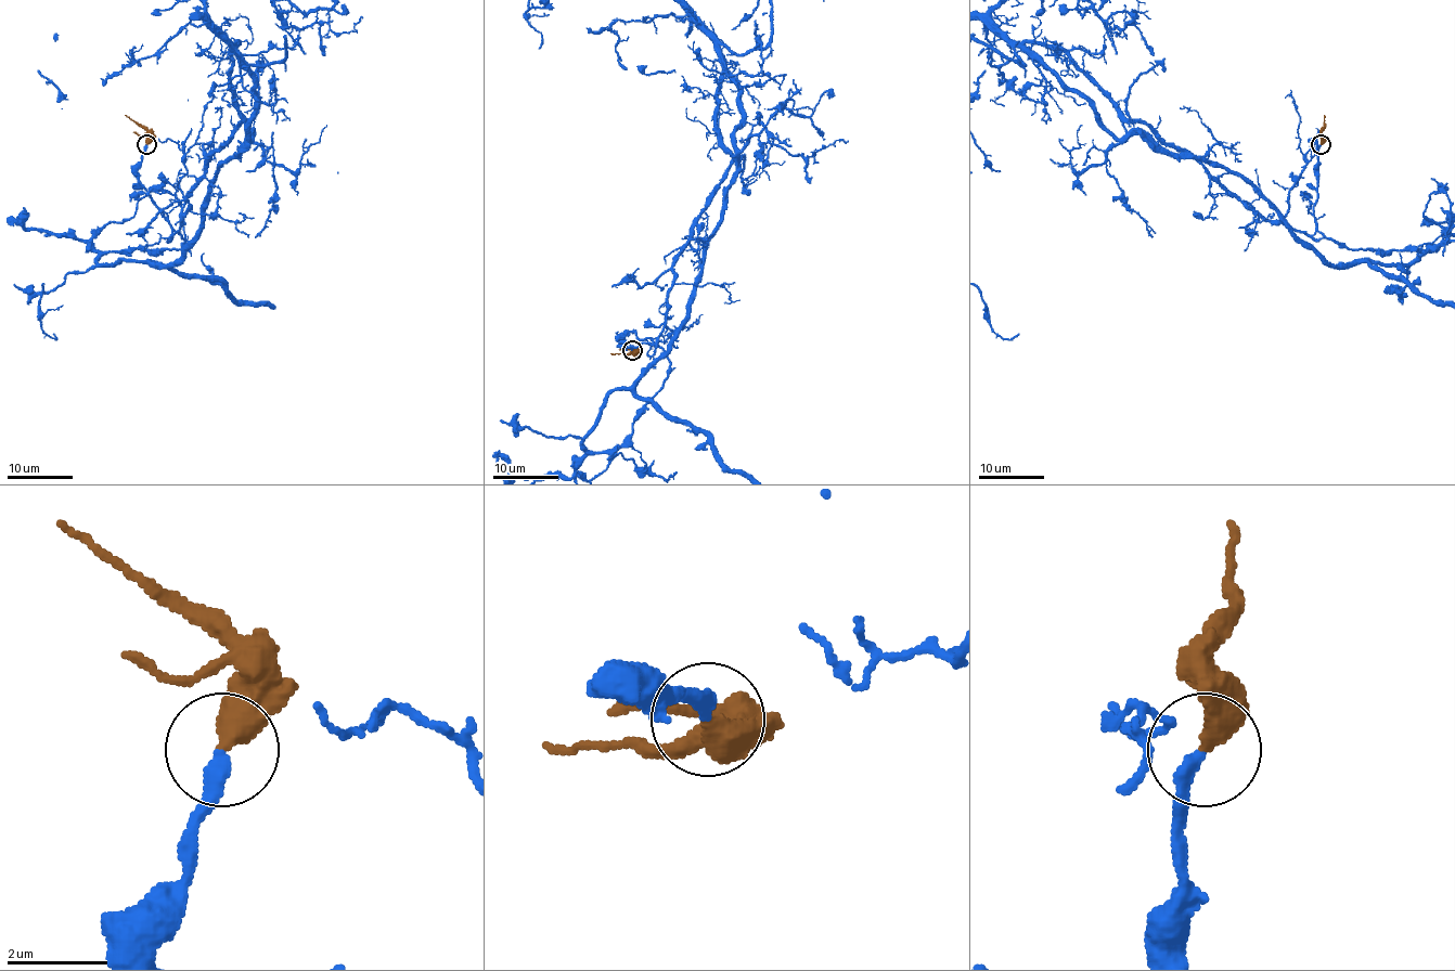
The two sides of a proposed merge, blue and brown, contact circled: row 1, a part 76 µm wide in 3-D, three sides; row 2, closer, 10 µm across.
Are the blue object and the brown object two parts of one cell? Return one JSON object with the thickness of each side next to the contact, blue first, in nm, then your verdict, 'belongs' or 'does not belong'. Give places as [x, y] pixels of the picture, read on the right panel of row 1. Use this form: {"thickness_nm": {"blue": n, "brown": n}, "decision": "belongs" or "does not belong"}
{"thickness_nm": {"blue": 300, "brown": 480}, "decision": "belongs"}

